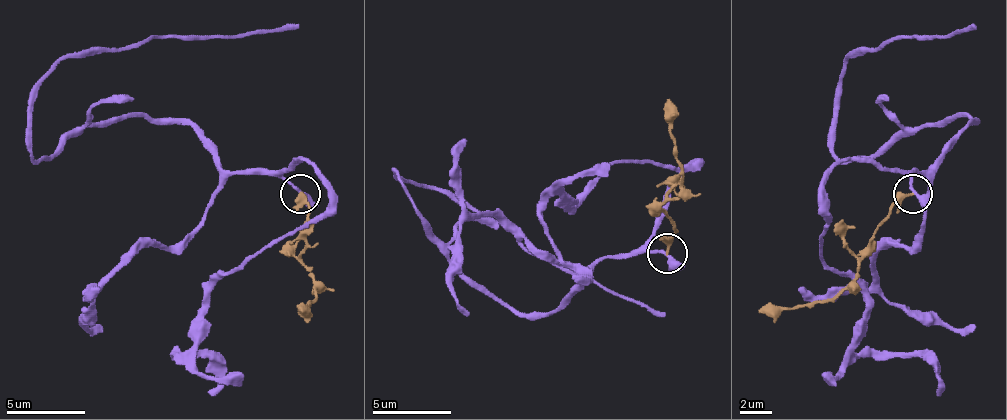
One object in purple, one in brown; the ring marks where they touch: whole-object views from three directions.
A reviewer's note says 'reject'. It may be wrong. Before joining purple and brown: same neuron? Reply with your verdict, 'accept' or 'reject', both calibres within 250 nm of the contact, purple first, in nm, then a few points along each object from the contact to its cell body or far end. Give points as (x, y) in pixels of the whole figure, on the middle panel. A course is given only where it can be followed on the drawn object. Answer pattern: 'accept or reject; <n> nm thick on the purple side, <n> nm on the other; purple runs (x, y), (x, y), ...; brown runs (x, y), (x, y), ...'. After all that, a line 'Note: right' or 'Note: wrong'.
reject; 320 nm thick on the purple side, 220 nm on the other; purple runs (666, 254), (598, 258), (555, 309), (515, 313), (456, 266), (397, 175), (503, 222), (527, 250), (666, 317); brown runs (666, 254), (674, 222), (662, 207), (682, 191), (682, 171), (666, 100)
Note: right

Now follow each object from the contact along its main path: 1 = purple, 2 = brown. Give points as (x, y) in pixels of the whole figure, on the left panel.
1: (299, 193), (232, 173), (188, 125), (89, 121), (30, 153), (30, 90), (74, 54), (299, 26)
2: (299, 193), (307, 224), (295, 256), (315, 280), (315, 300), (299, 311)

